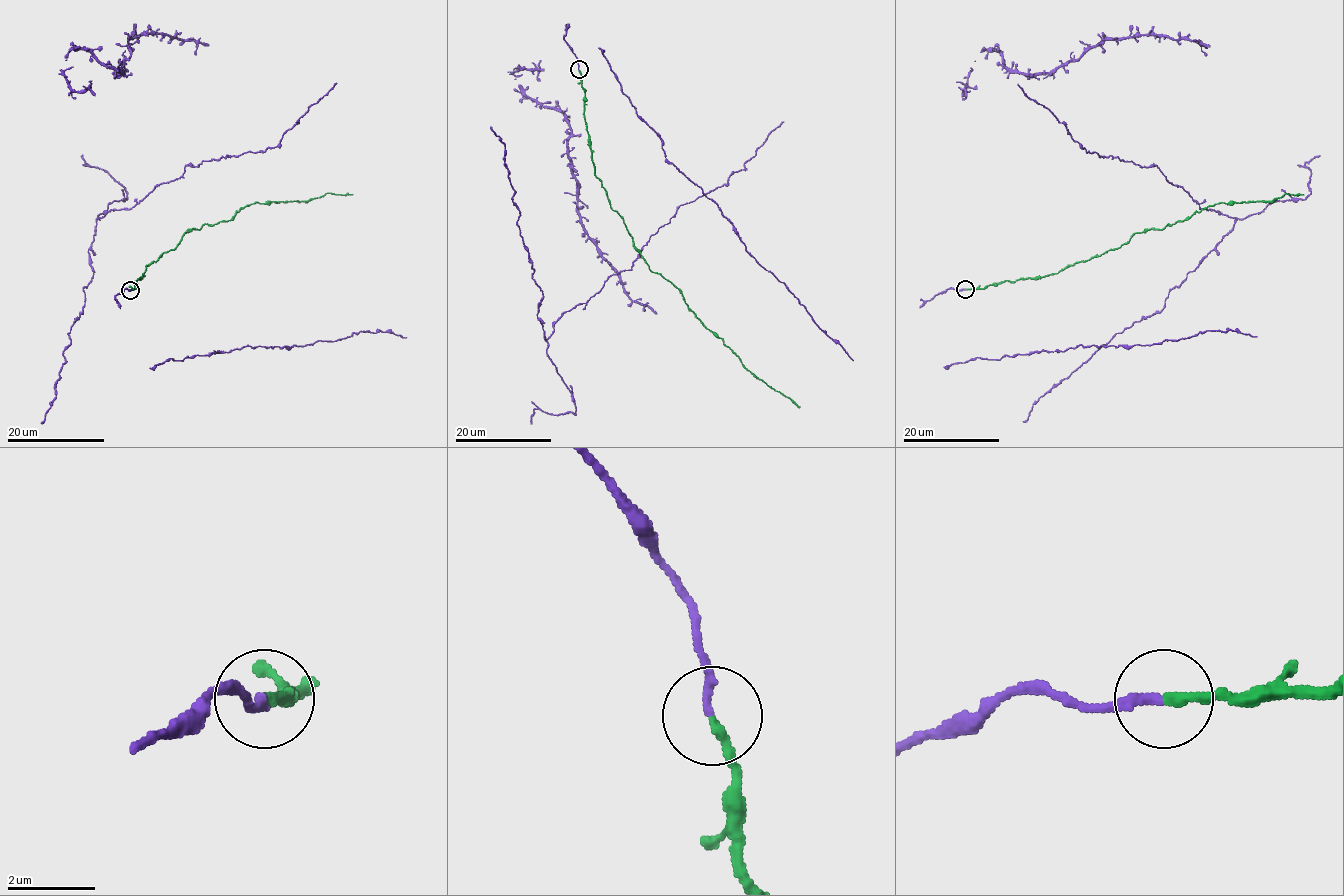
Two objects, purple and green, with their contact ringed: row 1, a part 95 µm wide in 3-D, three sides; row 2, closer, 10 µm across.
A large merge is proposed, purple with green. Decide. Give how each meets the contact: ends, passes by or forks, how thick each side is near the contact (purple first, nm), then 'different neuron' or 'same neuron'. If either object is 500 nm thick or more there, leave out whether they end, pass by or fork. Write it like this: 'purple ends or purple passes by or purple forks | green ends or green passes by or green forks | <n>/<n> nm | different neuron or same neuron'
purple ends | green ends | 200/200 nm | same neuron

